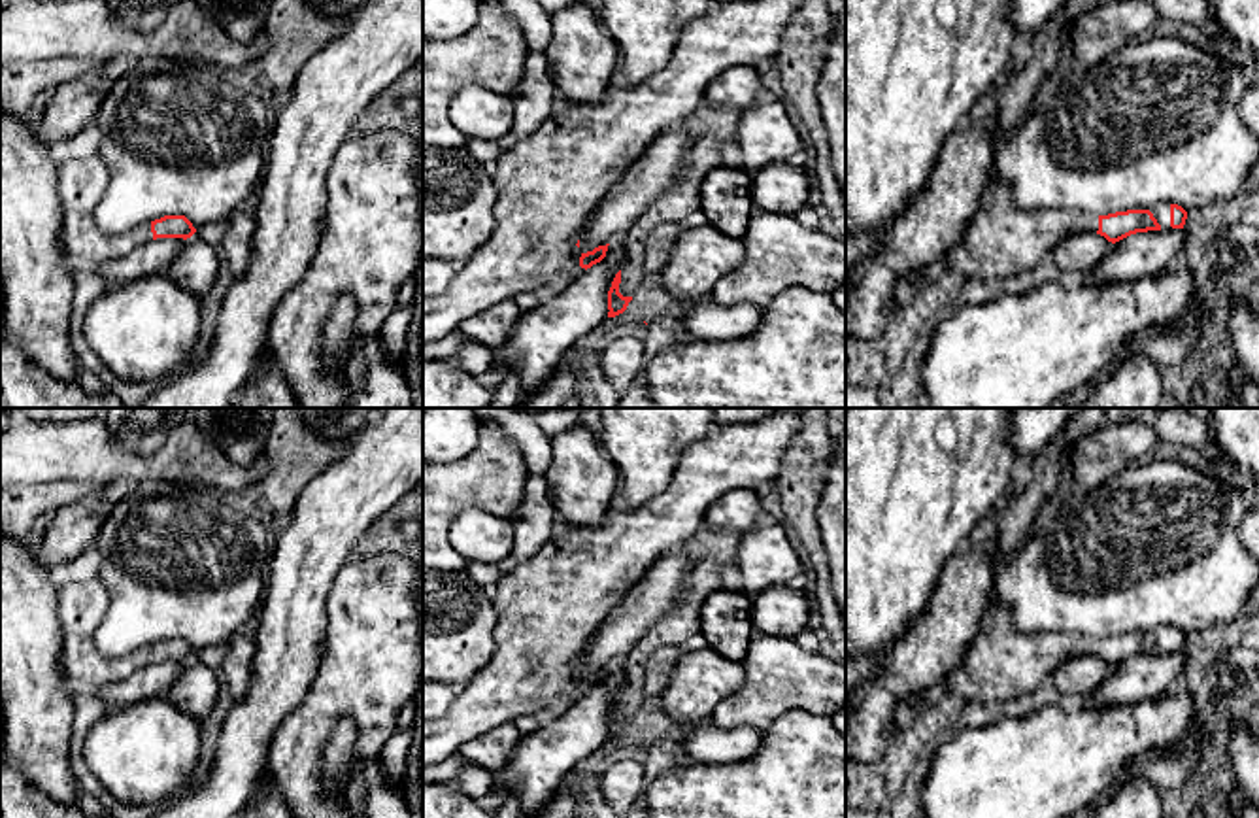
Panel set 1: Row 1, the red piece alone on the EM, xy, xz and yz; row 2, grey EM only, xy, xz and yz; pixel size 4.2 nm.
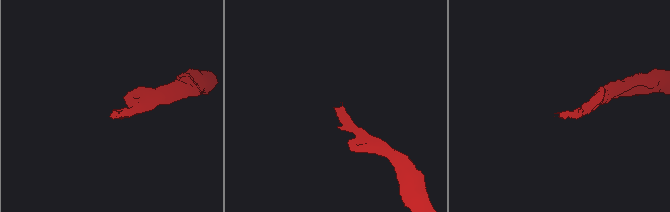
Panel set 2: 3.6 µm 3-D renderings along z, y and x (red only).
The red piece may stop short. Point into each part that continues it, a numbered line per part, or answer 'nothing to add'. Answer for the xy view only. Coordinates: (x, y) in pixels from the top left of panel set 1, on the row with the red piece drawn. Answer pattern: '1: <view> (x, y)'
1: xy (82, 182)

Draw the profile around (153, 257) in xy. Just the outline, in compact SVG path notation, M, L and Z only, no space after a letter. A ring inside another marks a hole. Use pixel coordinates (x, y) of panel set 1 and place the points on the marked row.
M157 238L117 261L94 266L94 270L111 285L123 285L151 274L168 274L183 246L183 238Z

